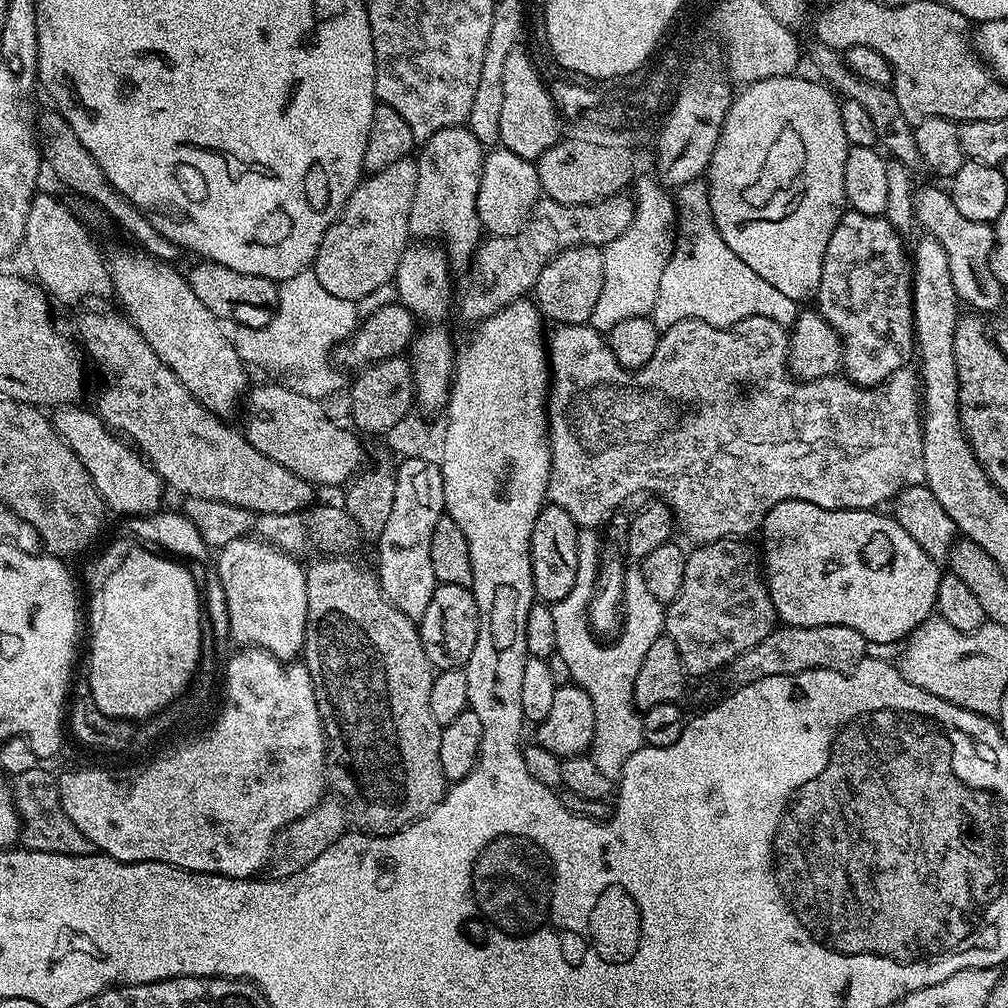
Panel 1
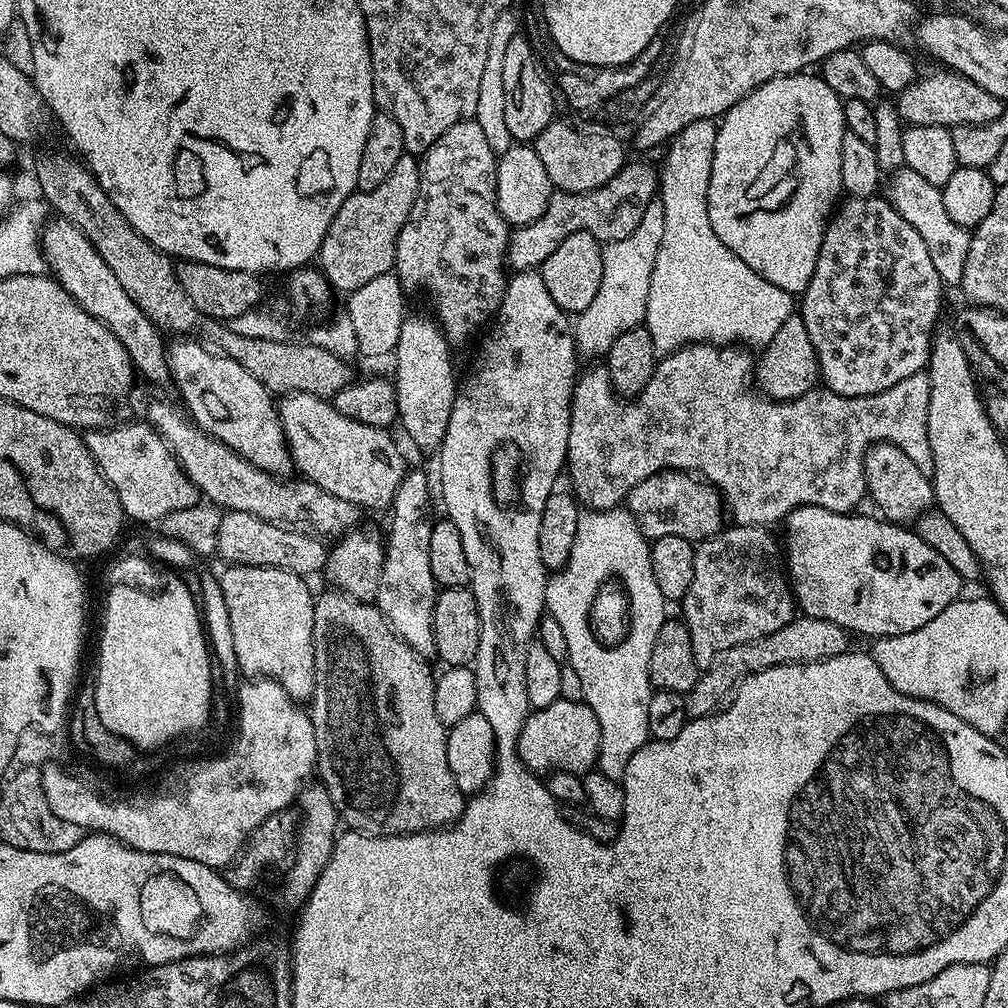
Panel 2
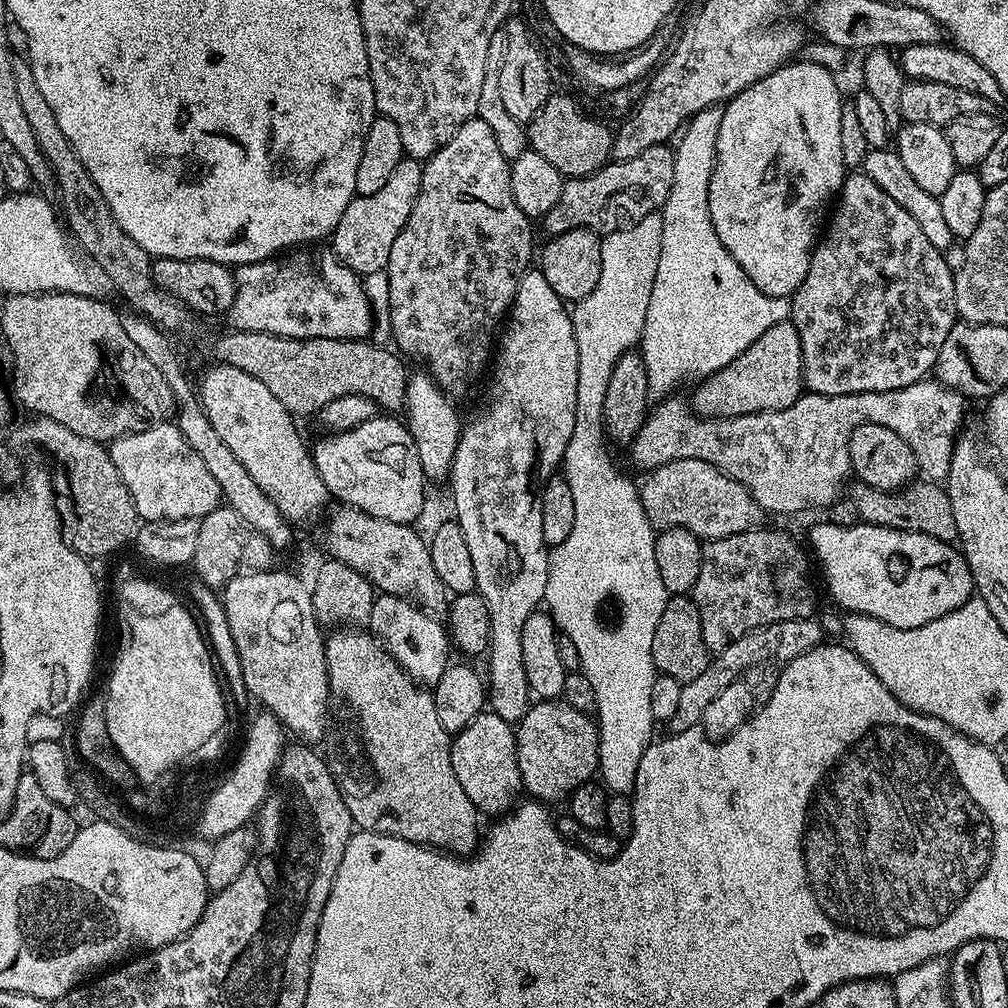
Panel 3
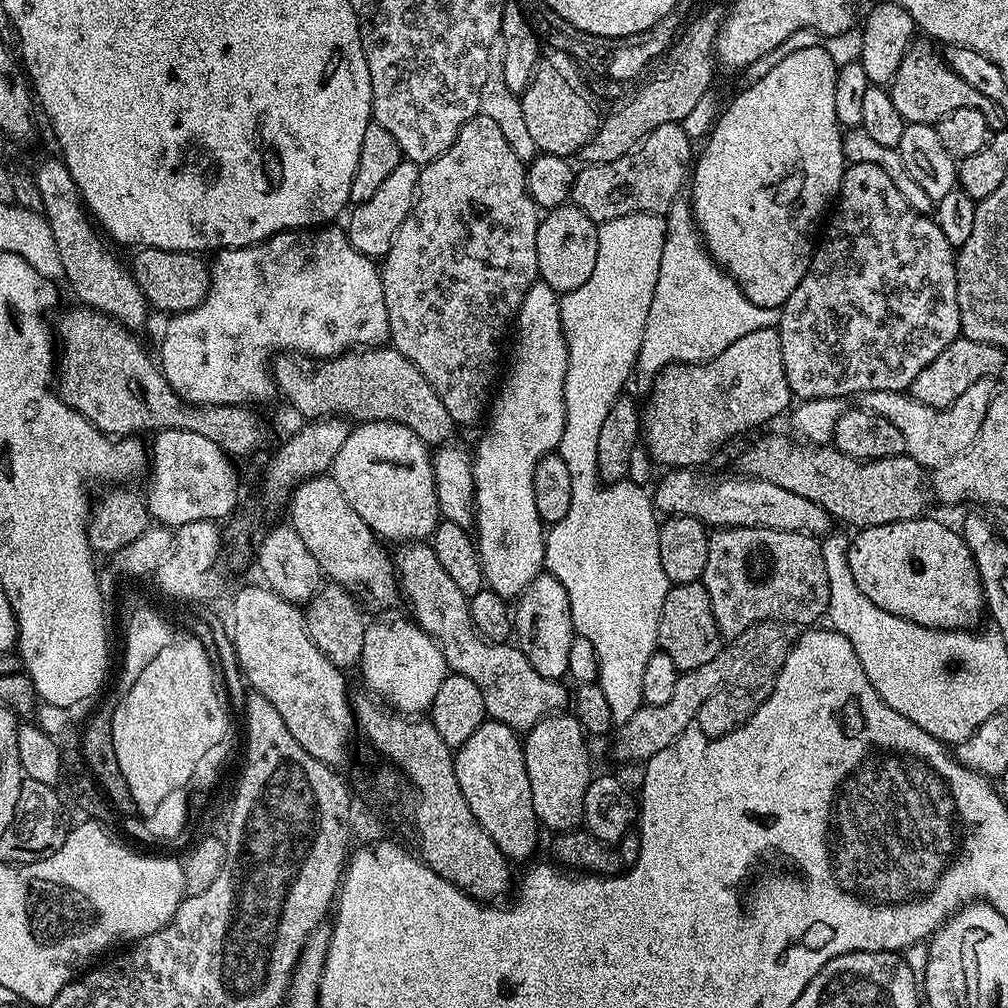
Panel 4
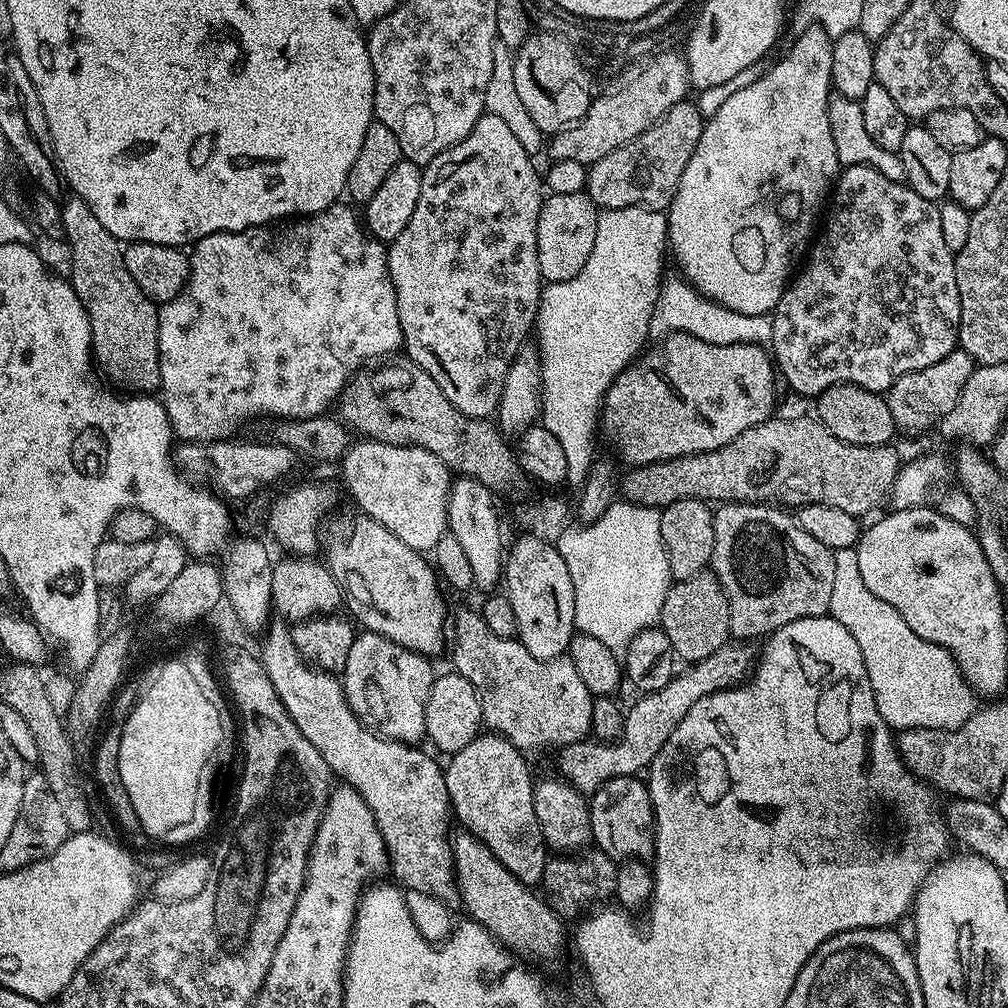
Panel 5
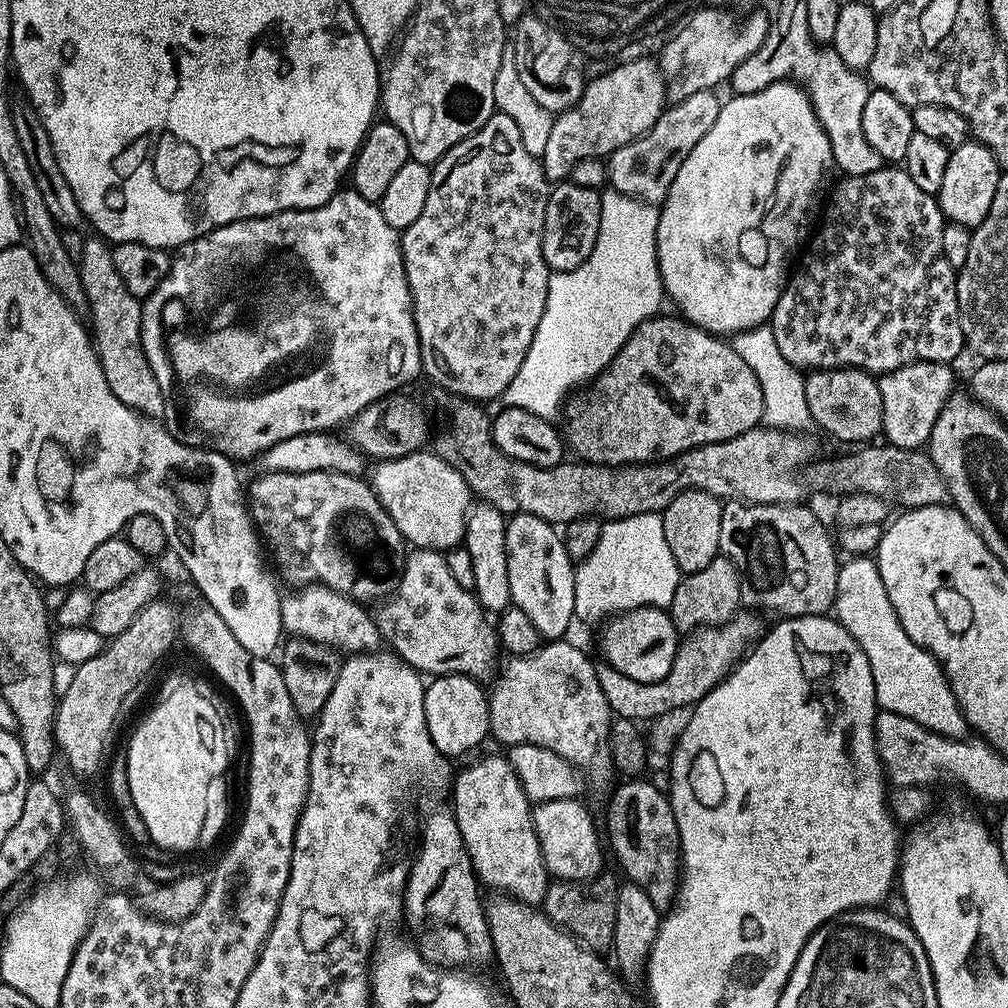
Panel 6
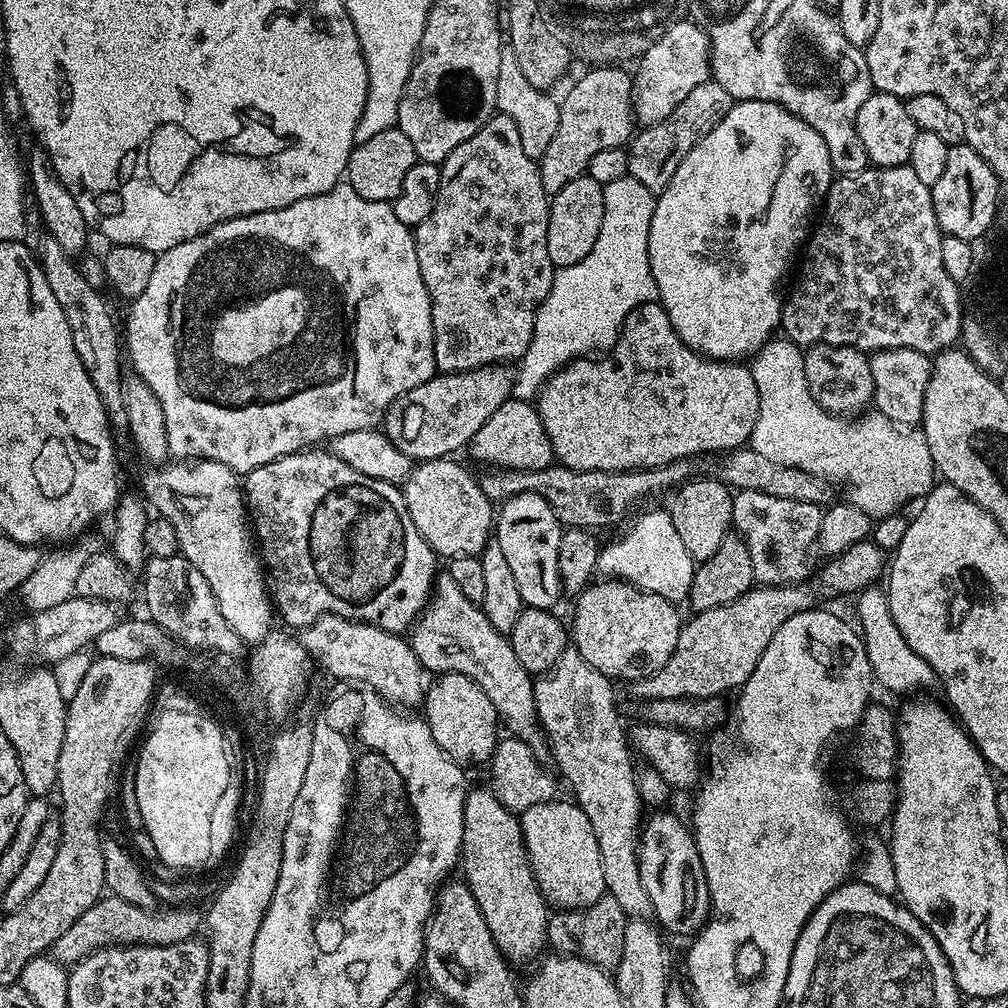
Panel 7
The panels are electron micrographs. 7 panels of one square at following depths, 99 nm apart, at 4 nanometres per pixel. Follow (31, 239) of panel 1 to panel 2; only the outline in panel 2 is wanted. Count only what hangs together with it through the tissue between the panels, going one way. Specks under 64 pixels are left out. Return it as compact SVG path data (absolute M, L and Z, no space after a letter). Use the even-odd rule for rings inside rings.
M52 218L45 223L44 231L40 234L40 248L44 252L44 262L51 275L80 303L82 310L98 318L98 322L106 325L118 338L118 342L122 342L126 354L132 360L133 369L139 375L141 372L158 387L169 387L172 384L172 371L168 365L168 344L165 337L156 323L142 314L134 298L130 298L130 294L122 290L118 278L114 278L110 266L102 262L102 254L98 254L90 238L86 238L86 234L78 230L78 226Z

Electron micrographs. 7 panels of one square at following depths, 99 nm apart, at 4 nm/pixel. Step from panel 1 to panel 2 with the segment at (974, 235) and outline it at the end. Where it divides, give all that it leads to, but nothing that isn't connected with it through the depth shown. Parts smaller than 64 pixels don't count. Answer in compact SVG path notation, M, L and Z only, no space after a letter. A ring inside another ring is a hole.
M903 167L897 172L891 173L889 182L886 184L886 199L888 203L918 230L922 242L926 242L926 250L930 250L930 259L934 261L934 270L938 270L938 278L945 286L959 285L964 277L964 267L966 266L966 256L970 250L972 234L969 229L958 226L958 222L950 219L950 213L946 210L946 205L942 202L942 191L937 185L926 182L926 178L921 178L915 170Z

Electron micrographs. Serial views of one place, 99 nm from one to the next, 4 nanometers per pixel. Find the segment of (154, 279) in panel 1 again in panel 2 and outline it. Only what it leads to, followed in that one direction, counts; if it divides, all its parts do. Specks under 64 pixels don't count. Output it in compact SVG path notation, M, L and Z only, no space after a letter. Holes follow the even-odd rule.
M195 338L173 339L168 344L168 365L172 371L172 384L180 391L181 398L179 397L179 399L193 424L197 424L202 431L213 436L218 442L230 446L230 450L234 450L242 458L246 458L246 462L258 466L258 470L281 478L293 475L292 453L288 451L288 440L280 425L277 401L274 399L273 393L268 392L266 386L262 386L262 382L258 382L258 378L254 378L254 374L242 370L242 366L238 366L238 362L212 351L211 348L204 347Z

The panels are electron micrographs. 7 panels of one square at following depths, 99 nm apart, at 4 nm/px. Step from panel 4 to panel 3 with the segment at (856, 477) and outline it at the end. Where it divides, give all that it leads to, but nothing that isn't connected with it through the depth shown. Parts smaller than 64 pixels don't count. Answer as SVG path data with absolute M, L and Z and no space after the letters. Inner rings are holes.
M920 478L900 489L898 492L879 492L868 484L853 483L852 496L860 507L859 519L865 524L877 524L883 528L894 530L906 530L926 534L930 538L947 540L957 539L956 527L954 526L954 509L950 506L947 487L936 482L929 482Z

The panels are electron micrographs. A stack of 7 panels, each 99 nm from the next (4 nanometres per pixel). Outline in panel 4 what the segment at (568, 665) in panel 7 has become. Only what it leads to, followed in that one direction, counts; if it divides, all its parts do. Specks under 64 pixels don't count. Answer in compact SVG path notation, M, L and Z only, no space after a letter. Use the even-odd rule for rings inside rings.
M408 542L401 548L404 549L397 556L395 553L394 567L399 591L402 593L403 599L405 596L409 606L412 607L411 619L419 624L420 629L442 650L442 658L446 658L449 673L470 678L474 682L474 686L478 686L478 690L482 694L485 713L491 719L508 724L511 728L516 729L517 733L524 734L528 729L533 728L543 716L559 713L563 709L560 707L563 704L565 707L569 703L569 689L567 687L564 689L565 685L559 680L542 678L538 674L538 670L534 670L534 666L530 666L526 654L522 654L519 647L508 642L494 644L482 636L477 636L476 629L472 627L468 609L469 597L464 596L462 590L458 590L458 586L454 586L450 574L446 574L446 570L442 570L442 562L438 562L438 554L434 554L431 543Z

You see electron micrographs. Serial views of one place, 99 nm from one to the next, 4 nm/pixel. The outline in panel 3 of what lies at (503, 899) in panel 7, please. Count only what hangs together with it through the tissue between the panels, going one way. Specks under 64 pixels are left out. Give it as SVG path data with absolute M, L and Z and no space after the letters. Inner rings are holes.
M480 712L461 732L455 733L452 761L458 783L462 785L462 790L466 790L466 798L470 798L481 813L504 814L517 803L516 795L521 795L522 785L516 753L516 730L513 725L498 718L496 712Z

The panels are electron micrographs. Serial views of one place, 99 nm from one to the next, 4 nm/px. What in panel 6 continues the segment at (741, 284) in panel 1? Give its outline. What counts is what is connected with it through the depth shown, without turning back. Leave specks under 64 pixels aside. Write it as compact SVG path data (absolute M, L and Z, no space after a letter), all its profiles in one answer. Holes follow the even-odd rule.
M761 326L751 328L745 332L735 333L731 337L730 343L734 354L754 370L754 378L758 378L758 386L762 386L762 402L764 403L763 423L769 428L783 428L785 432L800 432L804 427L812 424L812 415L806 406L806 390L804 389L804 376L801 369L795 368L790 362L786 362L786 357L782 350L778 350L778 342L774 342L774 334L771 327Z

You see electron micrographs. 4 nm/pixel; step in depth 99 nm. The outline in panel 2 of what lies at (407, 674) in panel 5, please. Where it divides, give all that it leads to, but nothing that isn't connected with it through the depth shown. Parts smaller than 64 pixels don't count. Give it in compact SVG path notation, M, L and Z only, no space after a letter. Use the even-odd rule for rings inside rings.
M405 471L404 481L398 486L396 497L392 499L390 509L392 525L386 528L386 555L384 557L384 569L382 570L382 582L378 586L378 594L375 598L377 610L388 620L392 631L402 638L402 642L410 645L415 652L419 652L425 658L436 656L434 646L434 602L438 585L434 574L430 574L430 530L434 523L432 516L432 492L428 489L428 476L424 472Z

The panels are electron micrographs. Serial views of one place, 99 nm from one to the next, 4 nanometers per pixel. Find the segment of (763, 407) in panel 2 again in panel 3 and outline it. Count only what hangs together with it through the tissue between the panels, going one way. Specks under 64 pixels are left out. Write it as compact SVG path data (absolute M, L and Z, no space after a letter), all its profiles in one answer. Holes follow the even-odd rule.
M925 378L910 386L902 386L889 392L863 392L862 394L842 394L841 396L818 396L801 394L798 402L786 410L777 412L759 412L745 416L731 416L725 420L698 416L690 407L687 399L679 400L673 394L657 403L649 411L642 430L630 445L632 460L643 470L651 470L671 460L698 458L710 462L719 472L725 472L734 478L758 502L765 513L804 512L808 504L812 508L824 508L840 496L840 487L844 479L852 472L850 462L850 434L859 424L877 424L890 426L898 438L902 438L914 450L916 467L929 481L947 481L950 470L950 458L956 449L961 435L960 423L964 420L963 392L955 388L946 388L935 378Z

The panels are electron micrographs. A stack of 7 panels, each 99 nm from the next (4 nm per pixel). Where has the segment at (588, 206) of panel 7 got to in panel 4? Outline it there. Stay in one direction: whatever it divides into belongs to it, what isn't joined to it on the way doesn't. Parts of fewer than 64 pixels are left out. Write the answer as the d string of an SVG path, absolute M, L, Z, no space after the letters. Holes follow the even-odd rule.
M571 202L560 208L547 209L540 217L536 239L539 279L550 285L557 294L578 290L578 286L594 274L594 262L598 262L599 233L596 221Z

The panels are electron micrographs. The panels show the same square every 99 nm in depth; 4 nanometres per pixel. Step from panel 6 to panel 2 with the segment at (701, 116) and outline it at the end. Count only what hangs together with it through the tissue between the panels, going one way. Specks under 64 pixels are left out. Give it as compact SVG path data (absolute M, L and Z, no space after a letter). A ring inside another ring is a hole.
M632 162L625 163L624 168L618 170L618 174L614 174L614 178L610 178L610 182L606 182L606 186L598 186L589 192L553 191L542 218L534 218L534 222L517 227L509 235L507 267L518 272L539 269L540 265L546 262L546 258L550 258L550 254L554 254L554 250L558 250L562 238L570 238L570 234L589 232L601 242L626 238L626 234L630 234L630 230L634 230L634 226L638 226L638 222L642 222L642 214L646 214L646 206L650 206L650 202L657 199L657 196L657 169L655 167L652 169L648 164L632 164Z

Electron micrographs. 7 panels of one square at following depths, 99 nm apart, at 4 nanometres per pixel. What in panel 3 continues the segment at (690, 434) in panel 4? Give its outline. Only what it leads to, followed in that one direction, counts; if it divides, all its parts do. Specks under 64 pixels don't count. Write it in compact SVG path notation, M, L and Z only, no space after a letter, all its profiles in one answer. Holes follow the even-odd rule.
M791 319L778 322L758 338L744 352L737 352L729 362L721 363L720 368L712 376L703 377L696 388L696 393L690 396L690 404L696 415L725 420L731 416L745 416L759 412L777 412L786 410L798 402L805 391L804 367L802 366L802 342L798 338L798 330L792 325Z

